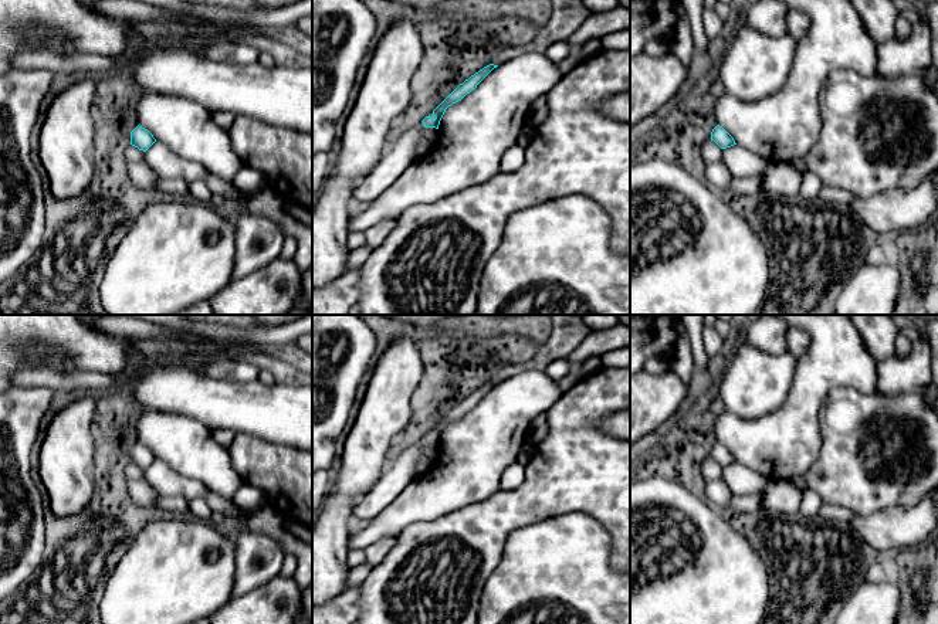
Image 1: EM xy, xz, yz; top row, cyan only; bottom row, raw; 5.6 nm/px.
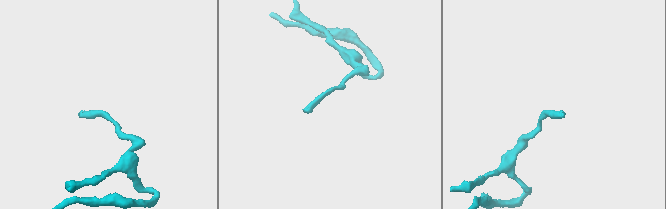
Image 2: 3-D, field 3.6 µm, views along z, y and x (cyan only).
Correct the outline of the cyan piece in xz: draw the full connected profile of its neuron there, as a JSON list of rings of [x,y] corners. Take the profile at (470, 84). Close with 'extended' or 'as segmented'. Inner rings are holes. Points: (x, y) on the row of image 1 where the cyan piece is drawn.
[[[490,64],[471,75],[460,84],[434,111],[426,116],[416,126],[403,132],[400,138],[386,145],[380,160],[368,173],[353,191],[356,201],[376,200],[385,190],[387,190],[402,173],[416,160],[414,145],[424,128],[438,129],[440,121],[448,106],[461,101],[467,94],[477,88],[477,85],[498,65]]] | extended

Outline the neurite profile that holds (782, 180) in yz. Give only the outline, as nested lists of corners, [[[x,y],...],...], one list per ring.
[[[768,162],[761,199],[798,201],[803,174],[789,162]]]

